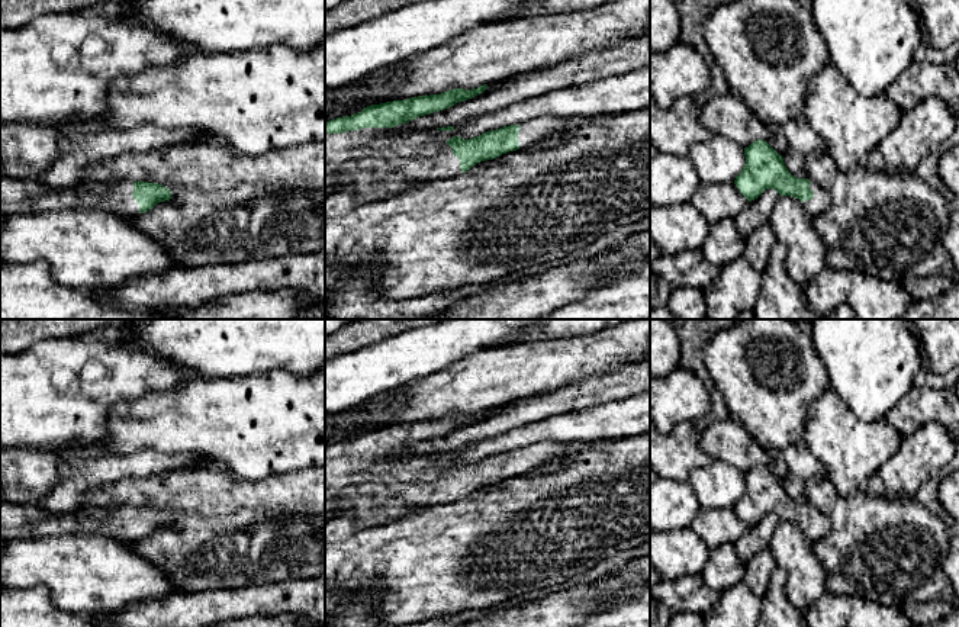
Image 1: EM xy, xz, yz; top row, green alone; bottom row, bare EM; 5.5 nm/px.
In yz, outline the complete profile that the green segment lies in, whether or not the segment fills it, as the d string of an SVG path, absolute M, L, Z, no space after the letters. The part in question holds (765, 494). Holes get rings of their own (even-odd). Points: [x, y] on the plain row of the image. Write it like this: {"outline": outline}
{"outline": "M757 464L744 473L746 489L734 509L749 525L757 524L766 514L775 514L781 521L792 521L802 527L811 543L826 537L831 521L818 508L797 504L766 466Z"}

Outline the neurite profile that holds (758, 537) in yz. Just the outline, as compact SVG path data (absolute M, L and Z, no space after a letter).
M766 514L757 524L752 525L749 531L734 543L738 557L749 562L754 554L763 549L769 549L770 538L781 520L775 514Z

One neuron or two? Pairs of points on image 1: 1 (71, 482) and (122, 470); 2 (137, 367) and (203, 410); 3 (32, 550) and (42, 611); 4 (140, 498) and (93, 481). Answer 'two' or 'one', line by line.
1: one
2: two
3: two
4: two

